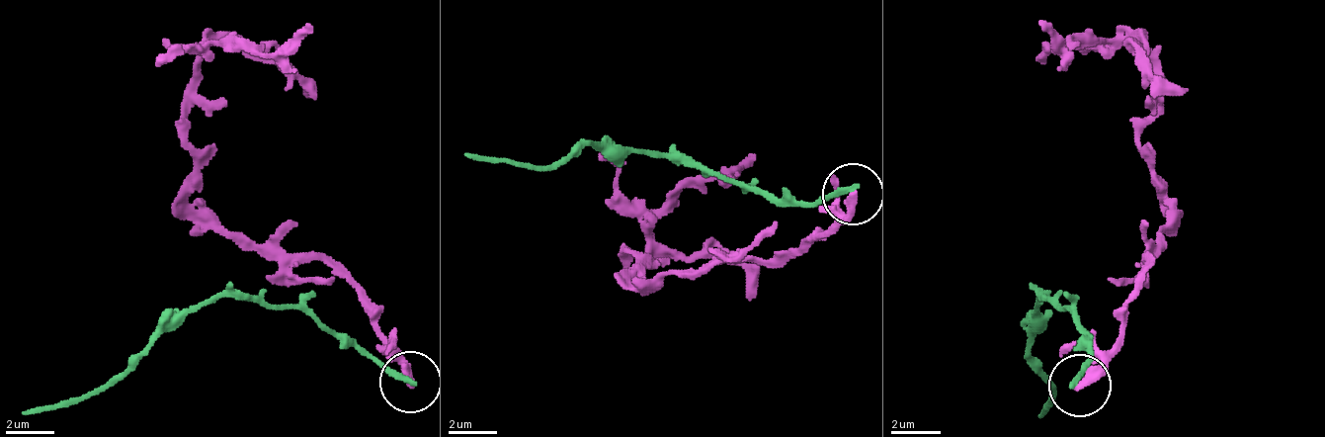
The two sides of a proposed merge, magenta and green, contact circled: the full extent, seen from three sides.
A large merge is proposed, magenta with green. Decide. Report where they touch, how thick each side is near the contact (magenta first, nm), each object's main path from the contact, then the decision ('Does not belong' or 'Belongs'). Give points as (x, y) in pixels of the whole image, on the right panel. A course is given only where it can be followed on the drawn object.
Place: (1079, 385). Thickness 360 nm (magenta) against 240 nm. Course of magenta: (1078, 383), (1116, 346), (1159, 246), (1165, 196), (1140, 146), (1159, 103), (1133, 46), (1065, 53), (1040, 22). Course of green: (1078, 383), (1090, 333), (1065, 308), (1040, 296), (1028, 358), (1053, 390), (1040, 414). Does not belong

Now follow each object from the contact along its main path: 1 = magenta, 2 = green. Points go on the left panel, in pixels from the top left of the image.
1: (412, 381), (326, 264), (240, 245), (198, 197), (185, 123), (204, 49), (284, 55), (314, 25)
2: (412, 381), (393, 381), (295, 306), (209, 295), (100, 387), (20, 411)

